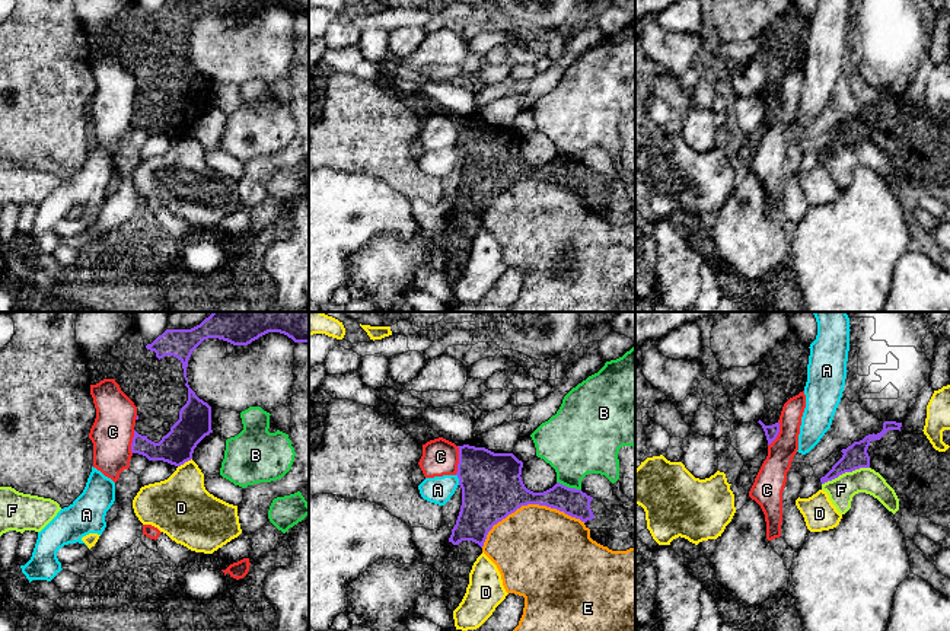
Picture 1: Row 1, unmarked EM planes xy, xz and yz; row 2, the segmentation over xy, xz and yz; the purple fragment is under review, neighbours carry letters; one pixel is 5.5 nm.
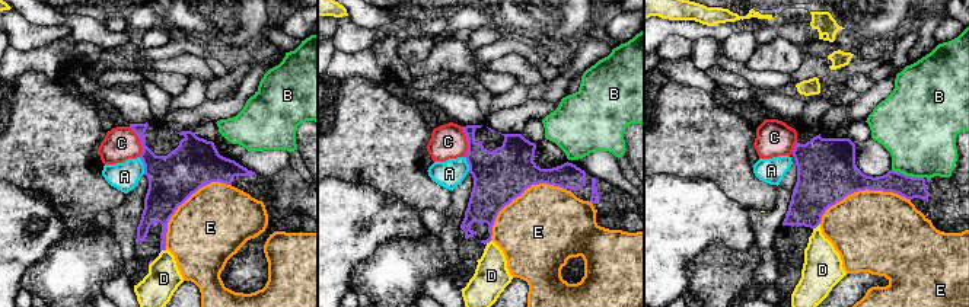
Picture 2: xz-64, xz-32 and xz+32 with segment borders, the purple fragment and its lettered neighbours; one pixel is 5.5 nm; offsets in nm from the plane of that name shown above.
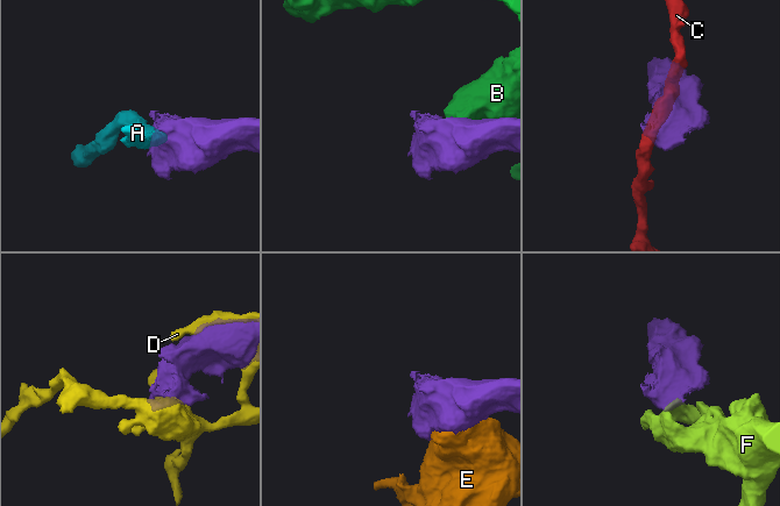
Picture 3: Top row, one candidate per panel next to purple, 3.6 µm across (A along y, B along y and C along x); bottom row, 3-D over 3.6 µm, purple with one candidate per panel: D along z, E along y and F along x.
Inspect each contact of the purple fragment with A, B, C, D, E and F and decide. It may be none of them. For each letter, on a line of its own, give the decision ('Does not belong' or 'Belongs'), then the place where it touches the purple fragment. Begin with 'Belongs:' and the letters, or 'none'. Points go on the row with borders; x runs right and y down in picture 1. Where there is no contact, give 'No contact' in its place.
Belongs: none
A: Does not belong. Touches purple at xz (459, 480)
B: Does not belong. Touches purple at xz (567, 487)
C: Does not belong. Touches purple at xz (459, 461)
D: Does not belong. Touches purple at xy (184, 462)
E: Does not belong. Touches purple at xz (528, 503)
F: Does not belong. Touches purple at yz (845, 471)

